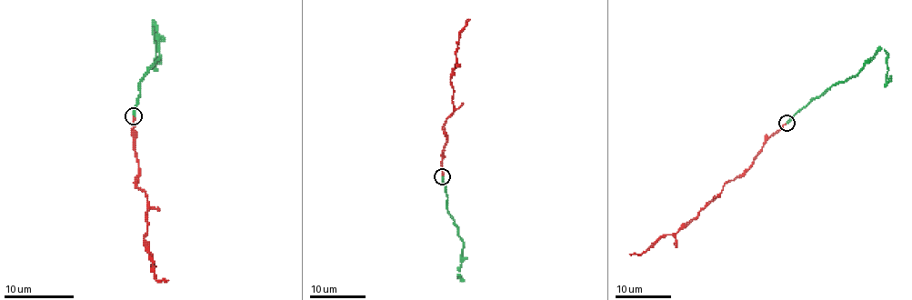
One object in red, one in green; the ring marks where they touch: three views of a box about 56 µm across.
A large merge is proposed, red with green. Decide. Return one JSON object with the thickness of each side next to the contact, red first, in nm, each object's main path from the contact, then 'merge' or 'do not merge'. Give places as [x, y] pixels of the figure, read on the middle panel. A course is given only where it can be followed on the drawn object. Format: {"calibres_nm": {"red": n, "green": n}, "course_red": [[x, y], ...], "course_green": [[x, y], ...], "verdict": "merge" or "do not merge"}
{"calibres_nm": {"red": 160, "green": 180}, "course_red": [[442, 176], [446, 143], [443, 125], [453, 113], [450, 74], [456, 65], [458, 34], [470, 19]], "course_green": [[442, 176], [449, 214], [463, 244], [458, 277], [461, 275]], "verdict": "do not merge"}

